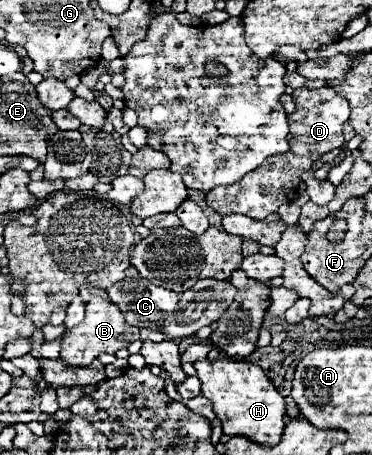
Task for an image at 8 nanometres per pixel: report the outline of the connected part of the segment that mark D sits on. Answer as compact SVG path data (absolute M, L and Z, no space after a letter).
M324 85L318 89L296 89L292 93L296 101L296 111L288 117L290 121L290 133L288 133L288 143L290 149L286 153L276 153L268 157L256 171L250 171L244 175L244 179L216 187L206 195L208 207L212 207L220 215L228 213L242 213L252 219L264 219L270 213L278 211L280 205L290 203L296 199L300 175L308 169L312 169L312 163L318 161L322 155L340 149L344 145L344 135L342 135L342 125L348 121L350 107L344 97L340 97L332 87Z

